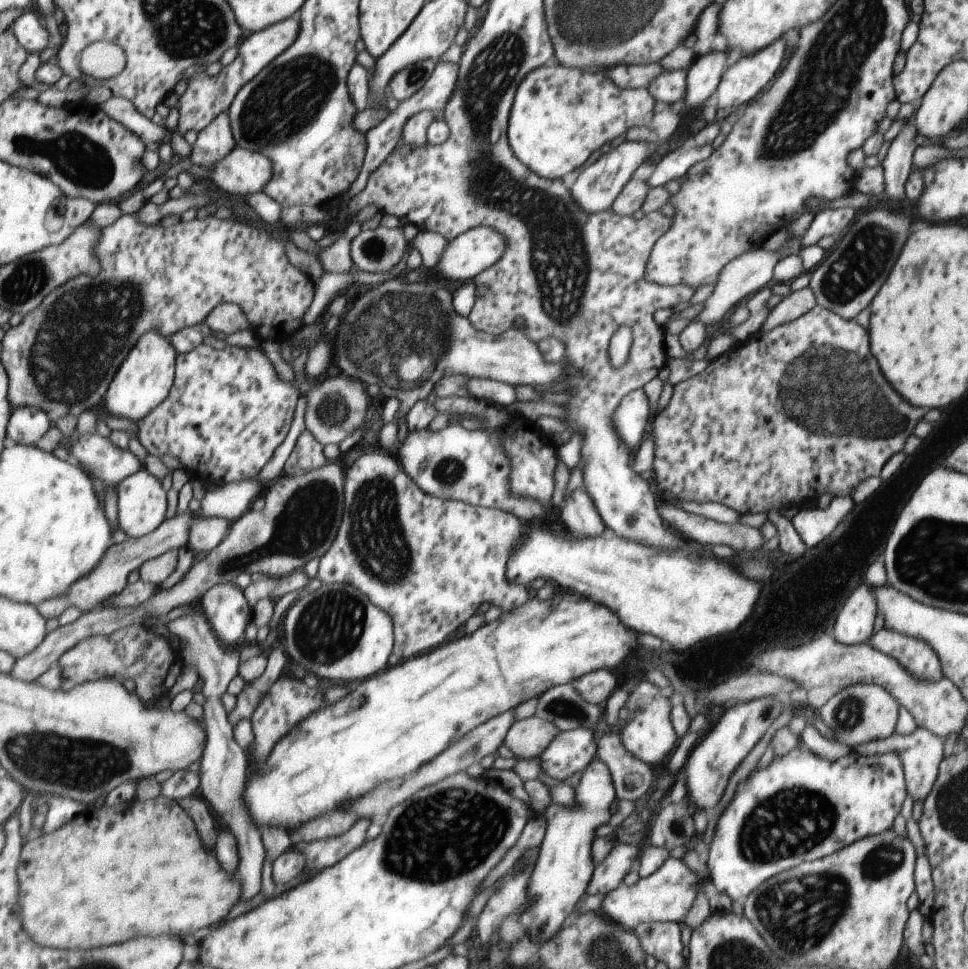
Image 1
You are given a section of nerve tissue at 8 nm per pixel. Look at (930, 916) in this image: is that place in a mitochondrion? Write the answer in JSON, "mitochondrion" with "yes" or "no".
{"mitochondrion":"no"}

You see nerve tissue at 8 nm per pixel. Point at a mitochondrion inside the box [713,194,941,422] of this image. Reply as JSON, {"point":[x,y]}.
{"point":[862,261]}

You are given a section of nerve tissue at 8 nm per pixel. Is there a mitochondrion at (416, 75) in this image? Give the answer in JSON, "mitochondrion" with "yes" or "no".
{"mitochondrion":"yes"}

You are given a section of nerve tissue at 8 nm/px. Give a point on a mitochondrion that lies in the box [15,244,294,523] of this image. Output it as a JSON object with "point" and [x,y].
{"point":[80,341]}

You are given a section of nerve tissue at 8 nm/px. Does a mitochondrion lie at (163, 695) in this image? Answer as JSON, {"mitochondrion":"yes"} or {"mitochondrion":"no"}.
{"mitochondrion":"no"}

